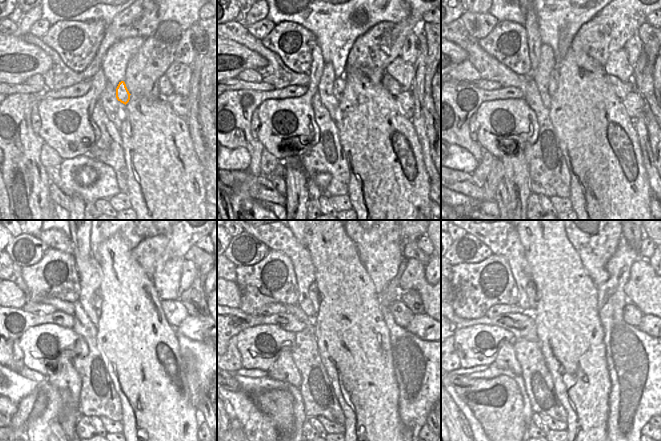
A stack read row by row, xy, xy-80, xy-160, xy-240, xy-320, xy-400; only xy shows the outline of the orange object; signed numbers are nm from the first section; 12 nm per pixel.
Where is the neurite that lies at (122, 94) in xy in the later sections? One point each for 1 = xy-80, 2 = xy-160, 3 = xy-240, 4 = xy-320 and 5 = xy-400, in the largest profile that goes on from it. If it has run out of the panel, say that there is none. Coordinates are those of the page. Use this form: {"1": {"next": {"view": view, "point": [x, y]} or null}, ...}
{"1": {"next": {"view": "xy-80", "point": [339, 84]}}, "2": {"next": {"view": "xy-160", "point": [552, 87]}}, "3": {"next": {"view": "xy-240", "point": [97, 296]}}, "4": {"next": {"view": "xy-320", "point": [314, 294]}}, "5": {"next": {"view": "xy-400", "point": [533, 295]}}}

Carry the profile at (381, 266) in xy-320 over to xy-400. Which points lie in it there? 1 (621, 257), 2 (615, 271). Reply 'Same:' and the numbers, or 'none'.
Same: none

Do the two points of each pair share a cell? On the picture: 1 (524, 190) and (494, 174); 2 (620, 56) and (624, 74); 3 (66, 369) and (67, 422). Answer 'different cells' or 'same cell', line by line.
1: different cells
2: same cell
3: same cell

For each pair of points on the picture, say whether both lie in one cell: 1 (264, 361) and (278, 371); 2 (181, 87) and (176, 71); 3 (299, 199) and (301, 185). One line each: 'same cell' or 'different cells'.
1: different cells
2: same cell
3: same cell

